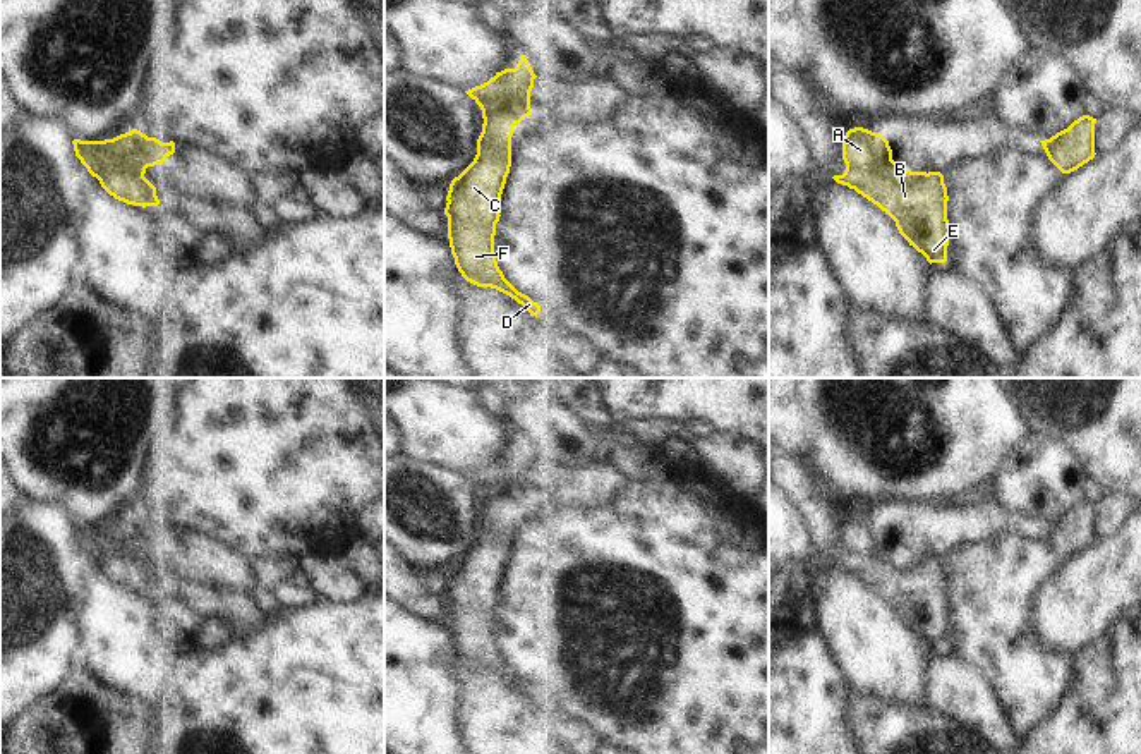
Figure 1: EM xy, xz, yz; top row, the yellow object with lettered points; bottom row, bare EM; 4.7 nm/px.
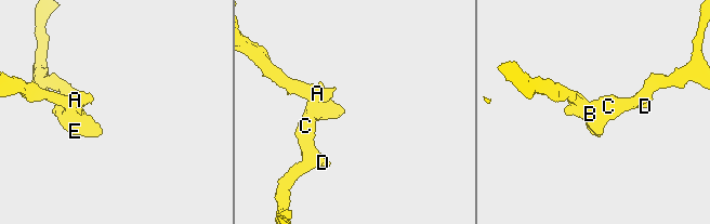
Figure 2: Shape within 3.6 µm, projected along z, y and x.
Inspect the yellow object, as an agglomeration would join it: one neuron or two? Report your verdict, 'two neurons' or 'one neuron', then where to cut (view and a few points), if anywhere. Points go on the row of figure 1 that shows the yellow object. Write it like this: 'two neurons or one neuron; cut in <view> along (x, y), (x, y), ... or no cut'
two neurons; cut in xy along (143, 174), (110, 169), (96, 177)

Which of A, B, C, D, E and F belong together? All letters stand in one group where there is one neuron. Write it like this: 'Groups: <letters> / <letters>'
Groups: A / B C D E F.

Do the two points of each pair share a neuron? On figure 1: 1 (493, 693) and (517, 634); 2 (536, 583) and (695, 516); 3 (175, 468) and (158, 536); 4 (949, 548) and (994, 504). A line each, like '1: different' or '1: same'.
1: different
2: same
3: different
4: different

